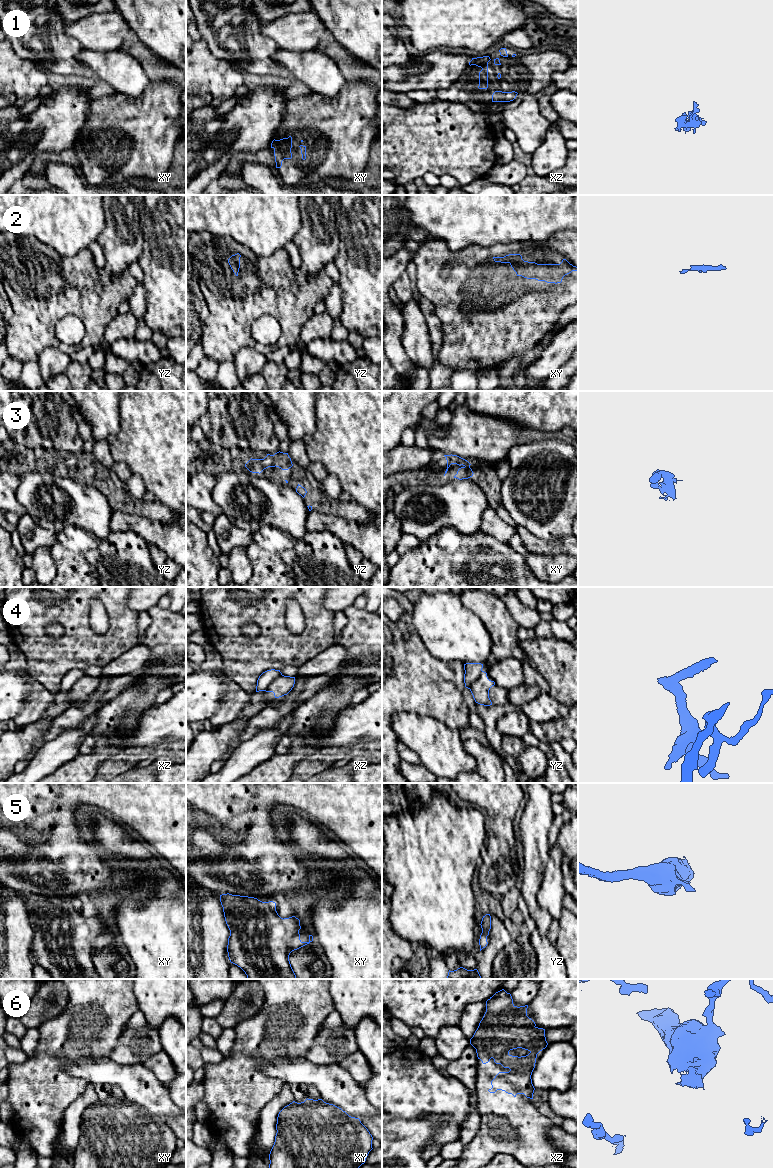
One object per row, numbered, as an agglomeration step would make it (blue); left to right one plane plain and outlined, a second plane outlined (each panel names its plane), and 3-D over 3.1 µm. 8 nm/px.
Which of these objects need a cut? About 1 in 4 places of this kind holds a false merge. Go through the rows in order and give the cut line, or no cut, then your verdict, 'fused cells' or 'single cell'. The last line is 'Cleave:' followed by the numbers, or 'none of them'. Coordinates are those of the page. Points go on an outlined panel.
1: cut none; single cell
2: cut none; single cell
3: cut none; single cell
4: cut xz (281, 674), (264, 690); fused cells
5: cut none; single cell
6: cut none; single cell
Cleave: 4

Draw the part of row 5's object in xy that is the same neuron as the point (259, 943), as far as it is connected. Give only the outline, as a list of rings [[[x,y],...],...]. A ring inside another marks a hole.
[[[222,894],[220,902],[223,907],[226,924],[230,930],[227,952],[231,963],[240,967],[248,979],[297,979],[289,961],[289,955],[313,941],[309,935],[308,942],[300,940],[300,920],[295,916],[281,918],[276,911],[276,903],[273,901],[262,902],[254,897]]]

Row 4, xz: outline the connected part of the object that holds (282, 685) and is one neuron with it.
[[[281,675],[277,677],[265,690],[266,692],[273,692],[275,698],[287,695],[295,684],[295,677]]]

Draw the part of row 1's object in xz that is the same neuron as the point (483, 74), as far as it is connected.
[[[489,56],[472,58],[469,62],[469,65],[476,65],[481,67],[482,70],[479,72],[479,89],[487,89],[488,88],[488,62],[490,61]]]

